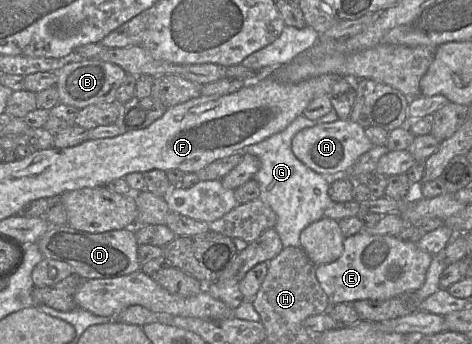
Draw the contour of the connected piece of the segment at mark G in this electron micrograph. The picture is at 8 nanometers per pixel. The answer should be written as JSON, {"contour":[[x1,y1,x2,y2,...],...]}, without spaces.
{"contour":[[334,109,315,120,308,119,302,114,296,117,283,131,236,152,242,156,251,154,259,159,260,169,254,177,259,184,258,199,275,212,277,220,273,229,277,232,284,248,300,247,299,237,303,229,323,218,325,210,335,204,328,195,330,180,307,167,294,155,291,149,292,139,303,129,331,123,338,119]]}

